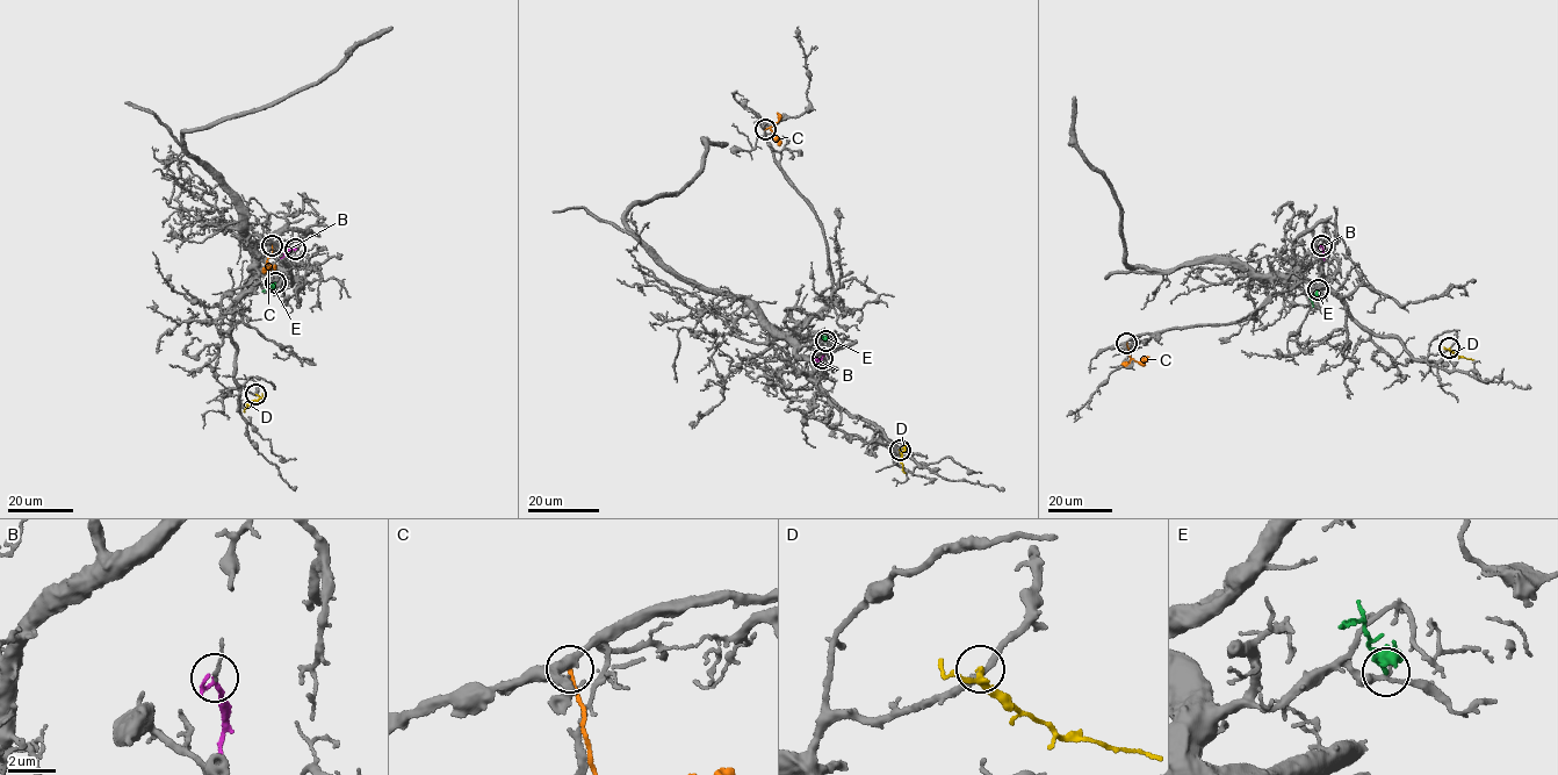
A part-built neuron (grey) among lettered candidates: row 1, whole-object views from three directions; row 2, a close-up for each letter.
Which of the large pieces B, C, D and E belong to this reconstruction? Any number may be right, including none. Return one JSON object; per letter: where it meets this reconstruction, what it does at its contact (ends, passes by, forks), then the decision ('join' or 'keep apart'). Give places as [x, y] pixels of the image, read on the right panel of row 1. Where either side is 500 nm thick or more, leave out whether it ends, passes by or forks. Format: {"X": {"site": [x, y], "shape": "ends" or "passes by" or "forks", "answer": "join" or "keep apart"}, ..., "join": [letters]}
{"B": {"site": [1321, 245], "shape": "passes by", "answer": "keep apart"}, "C": {"site": [1126, 343], "shape": "ends", "answer": "keep apart"}, "D": {"site": [1449, 347], "shape": "ends", "answer": "keep apart"}, "E": {"site": [1318, 289], "shape": "ends", "answer": "keep apart"}, "join": []}

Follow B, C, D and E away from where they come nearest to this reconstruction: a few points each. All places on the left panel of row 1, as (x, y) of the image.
B: (294, 249), (280, 258)
C: (272, 245), (265, 267), (268, 268)
D: (257, 394), (258, 399), (247, 404), (244, 413)
E: (275, 282), (261, 292)

